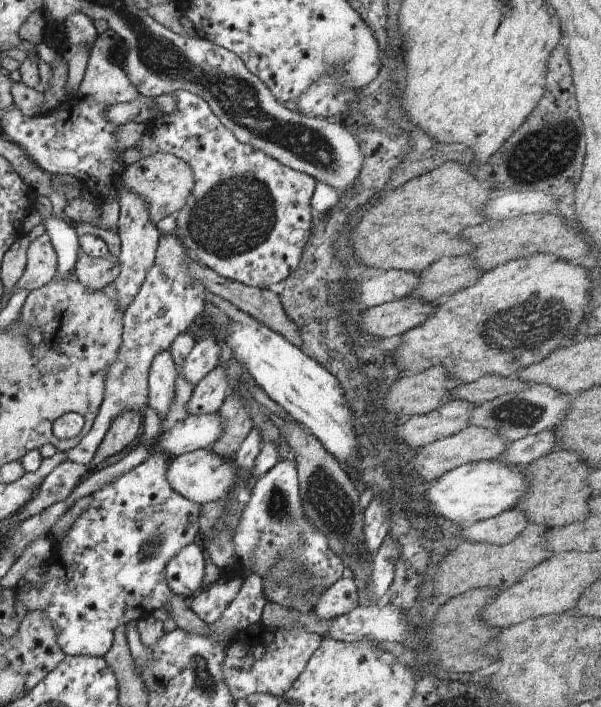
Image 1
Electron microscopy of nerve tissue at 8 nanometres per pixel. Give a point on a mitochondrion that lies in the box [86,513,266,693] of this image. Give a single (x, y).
(151, 547)

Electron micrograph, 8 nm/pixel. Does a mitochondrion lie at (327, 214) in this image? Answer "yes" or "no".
no

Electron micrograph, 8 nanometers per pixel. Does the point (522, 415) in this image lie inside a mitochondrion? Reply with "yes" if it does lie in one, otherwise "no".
yes

